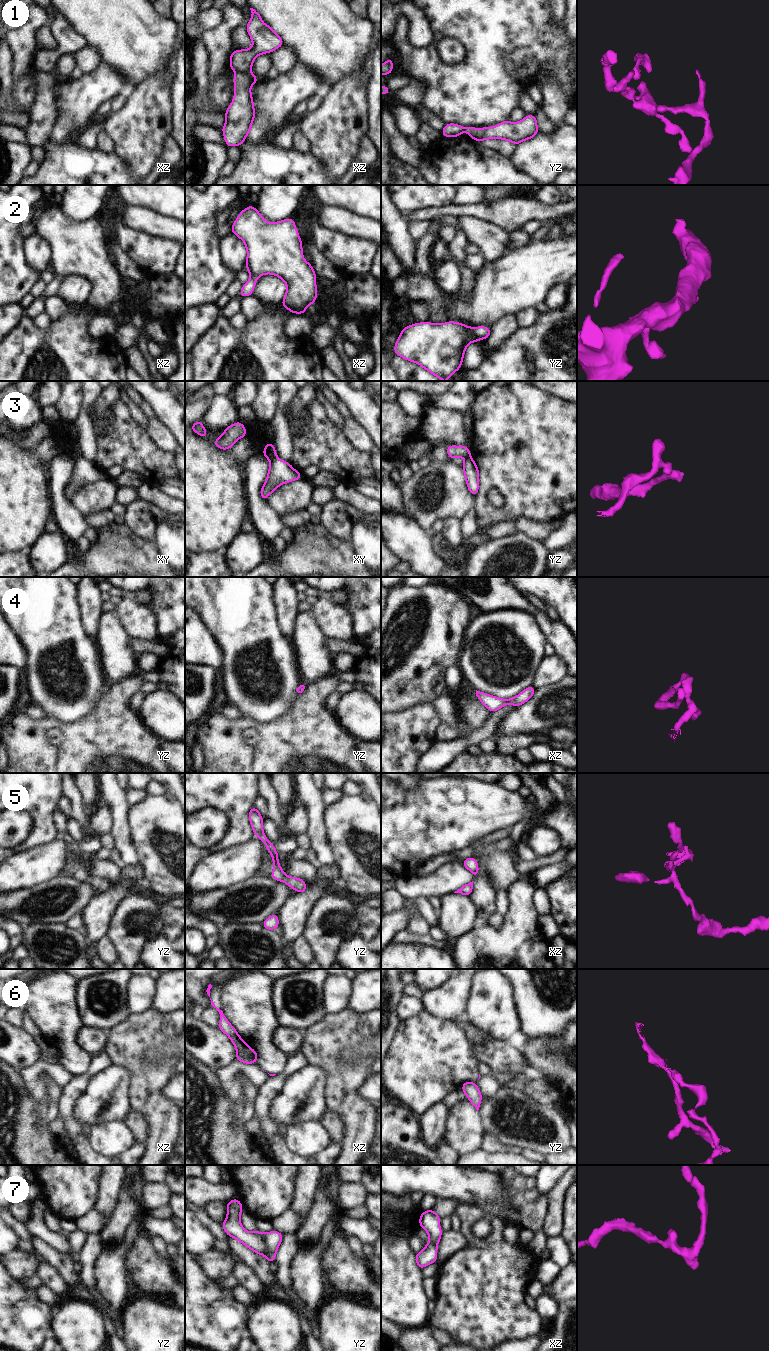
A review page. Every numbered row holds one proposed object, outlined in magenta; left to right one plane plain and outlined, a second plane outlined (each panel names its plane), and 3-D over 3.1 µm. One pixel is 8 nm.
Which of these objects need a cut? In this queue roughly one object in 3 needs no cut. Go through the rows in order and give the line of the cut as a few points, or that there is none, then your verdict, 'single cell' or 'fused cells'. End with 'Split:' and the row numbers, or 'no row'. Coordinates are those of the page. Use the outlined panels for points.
1: cut xz (247, 70), (236, 72); fused cells
2: cut none; single cell
3: cut xy (275, 455), (269, 459); fused cells
4: cut none; single cell
5: cut yz (285, 875), (281, 881); fused cells
6: cut yz (467, 1081), (475, 1084); fused cells
7: cut yz (263, 1233), (266, 1246), (266, 1252), (263, 1255); fused cells
Split: 1, 3, 5, 6, 7

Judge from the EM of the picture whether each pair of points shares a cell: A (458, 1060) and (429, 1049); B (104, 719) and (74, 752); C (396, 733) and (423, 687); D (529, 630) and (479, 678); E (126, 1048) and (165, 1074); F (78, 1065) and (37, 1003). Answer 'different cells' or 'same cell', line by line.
A: same cell
B: same cell
C: different cells
D: same cell
E: same cell
F: same cell

